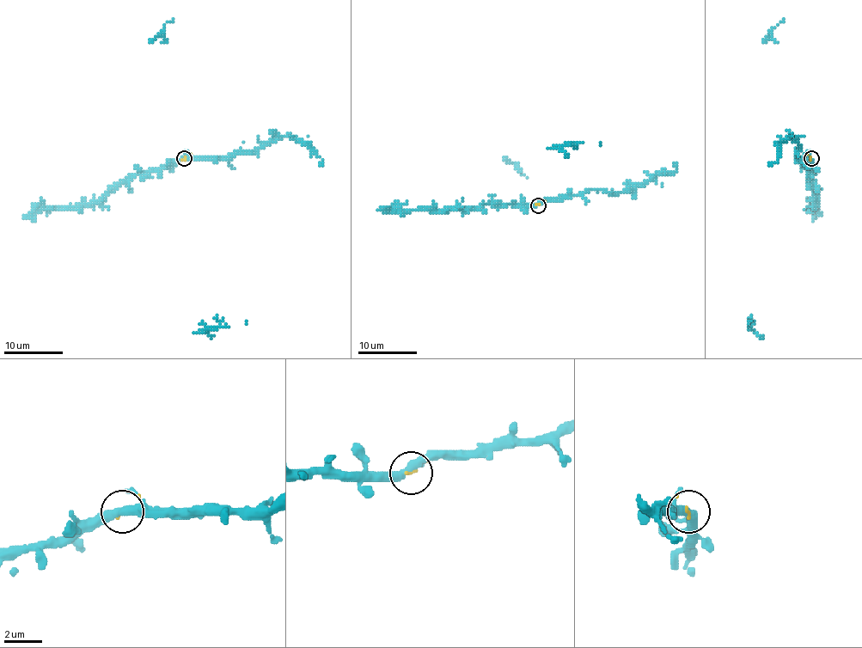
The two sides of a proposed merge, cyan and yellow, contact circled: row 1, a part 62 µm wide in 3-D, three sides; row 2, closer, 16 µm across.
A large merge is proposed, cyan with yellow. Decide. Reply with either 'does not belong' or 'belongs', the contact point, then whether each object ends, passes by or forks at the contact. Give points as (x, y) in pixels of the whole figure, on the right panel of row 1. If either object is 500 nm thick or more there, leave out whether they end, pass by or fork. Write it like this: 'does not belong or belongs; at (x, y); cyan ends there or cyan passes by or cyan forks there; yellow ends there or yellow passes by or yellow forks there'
belongs; at (811, 158); cyan passes by; yellow ends there

